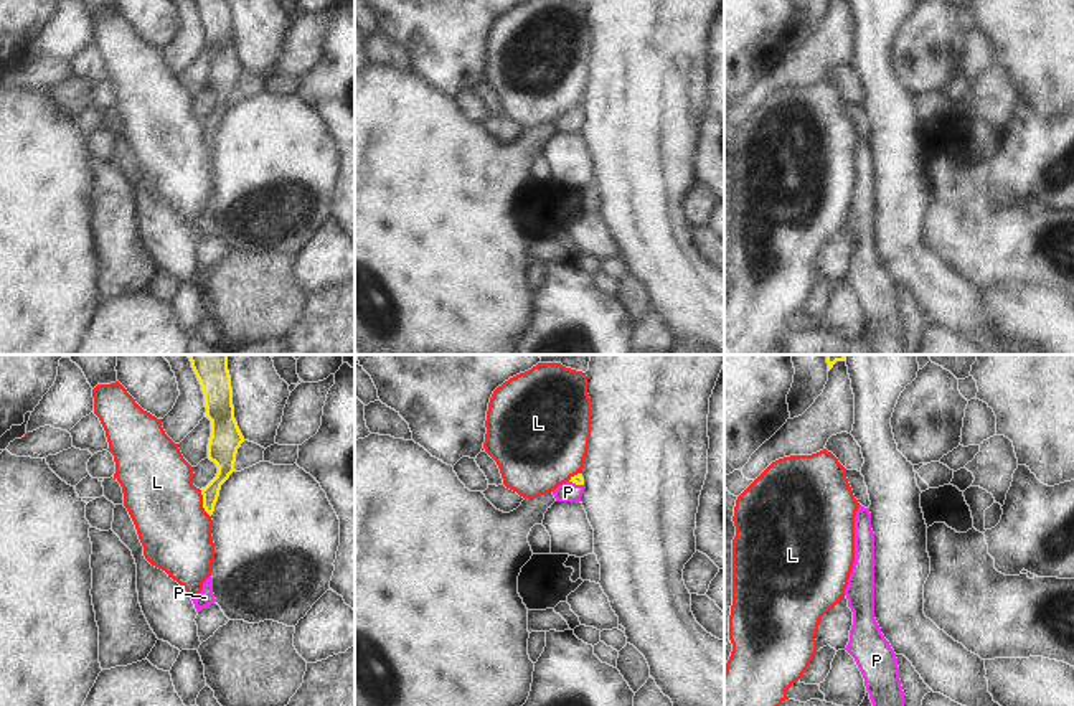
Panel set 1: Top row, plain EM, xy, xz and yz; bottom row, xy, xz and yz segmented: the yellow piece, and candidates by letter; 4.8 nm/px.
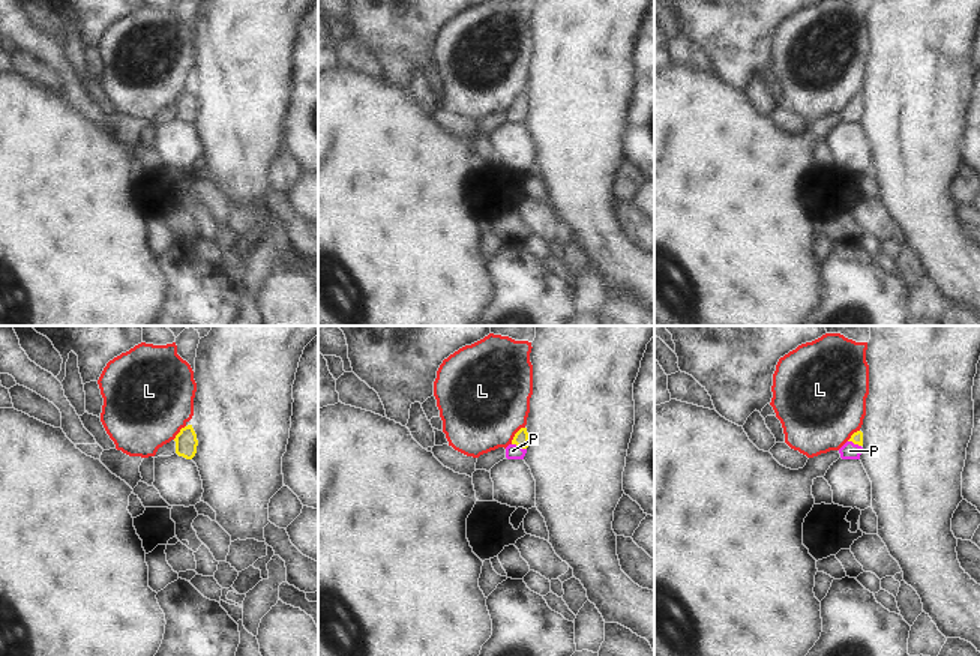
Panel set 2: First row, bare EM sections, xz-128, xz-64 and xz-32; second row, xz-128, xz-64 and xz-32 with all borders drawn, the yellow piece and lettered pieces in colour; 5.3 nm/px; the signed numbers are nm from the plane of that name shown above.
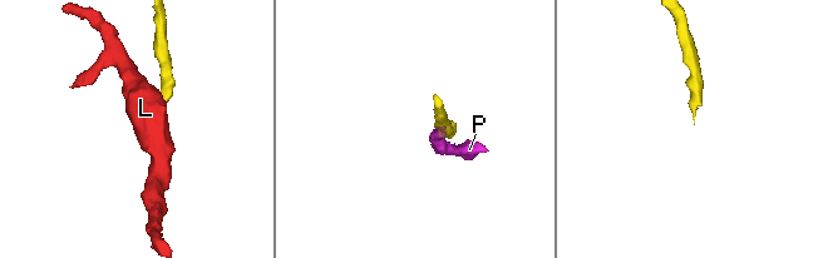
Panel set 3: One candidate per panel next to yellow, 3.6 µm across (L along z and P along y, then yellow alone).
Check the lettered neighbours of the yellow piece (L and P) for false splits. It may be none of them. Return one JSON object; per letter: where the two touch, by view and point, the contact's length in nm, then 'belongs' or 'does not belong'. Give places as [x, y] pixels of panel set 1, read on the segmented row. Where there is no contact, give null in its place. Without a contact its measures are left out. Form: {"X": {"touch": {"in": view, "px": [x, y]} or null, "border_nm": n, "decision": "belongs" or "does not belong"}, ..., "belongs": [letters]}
{"L": {"touch": {"in": "xy", "px": [203, 503]}, "border_nm": 140, "decision": "does not belong"}, "P": {"touch": {"in": "xz", "px": [576, 484]}, "border_nm": 80, "decision": "belongs"}, "belongs": ["P"]}

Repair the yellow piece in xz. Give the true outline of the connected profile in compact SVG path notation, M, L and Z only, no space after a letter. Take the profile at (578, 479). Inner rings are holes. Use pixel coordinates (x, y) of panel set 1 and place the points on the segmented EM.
M581 473L571 477L569 482L559 485L553 495L556 501L581 501L584 493L584 478Z

